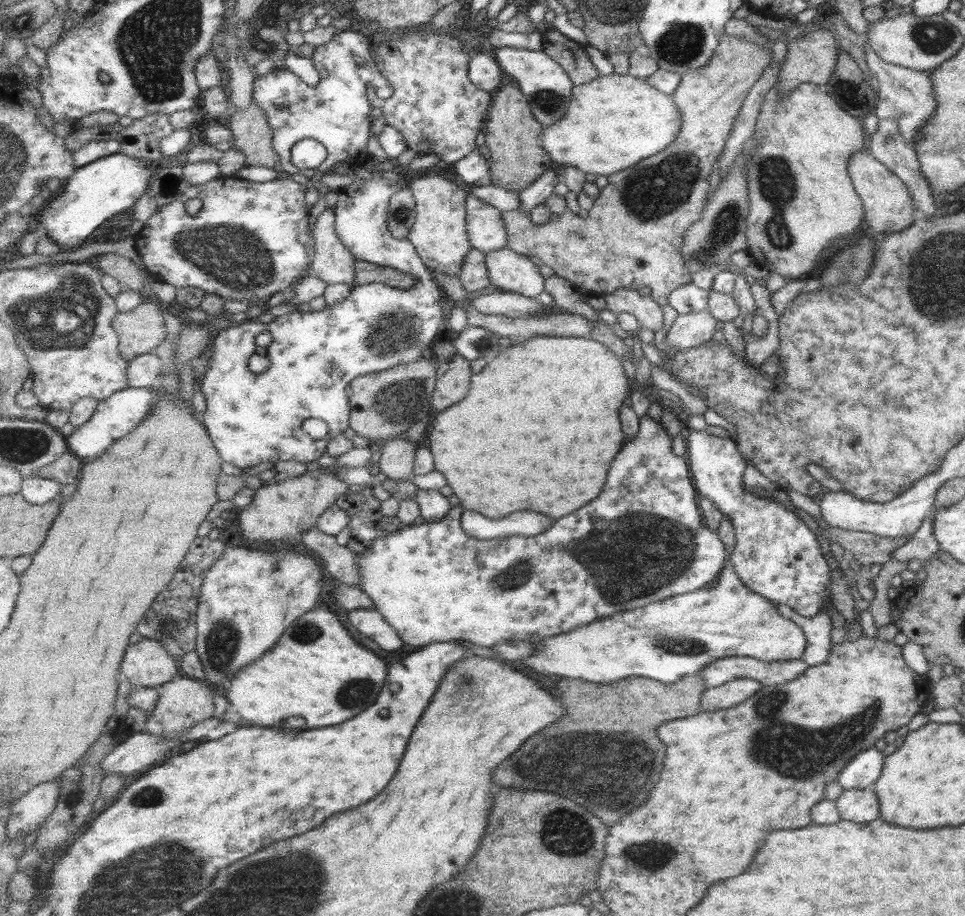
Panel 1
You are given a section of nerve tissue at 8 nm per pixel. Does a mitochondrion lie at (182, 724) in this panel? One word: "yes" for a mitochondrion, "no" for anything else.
no

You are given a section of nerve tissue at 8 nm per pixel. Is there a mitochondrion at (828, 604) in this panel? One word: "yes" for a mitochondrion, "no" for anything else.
no

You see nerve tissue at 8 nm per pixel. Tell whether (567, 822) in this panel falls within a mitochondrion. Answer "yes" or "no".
yes

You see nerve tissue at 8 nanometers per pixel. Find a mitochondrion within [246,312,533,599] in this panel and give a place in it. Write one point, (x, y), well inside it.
(395, 403)

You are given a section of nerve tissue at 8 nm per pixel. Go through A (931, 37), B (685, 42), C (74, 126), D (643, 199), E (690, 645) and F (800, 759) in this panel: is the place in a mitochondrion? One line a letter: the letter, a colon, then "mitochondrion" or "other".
A: mitochondrion
B: mitochondrion
C: other
D: mitochondrion
E: mitochondrion
F: mitochondrion

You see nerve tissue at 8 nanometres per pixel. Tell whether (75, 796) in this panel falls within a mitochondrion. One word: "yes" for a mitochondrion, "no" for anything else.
yes

